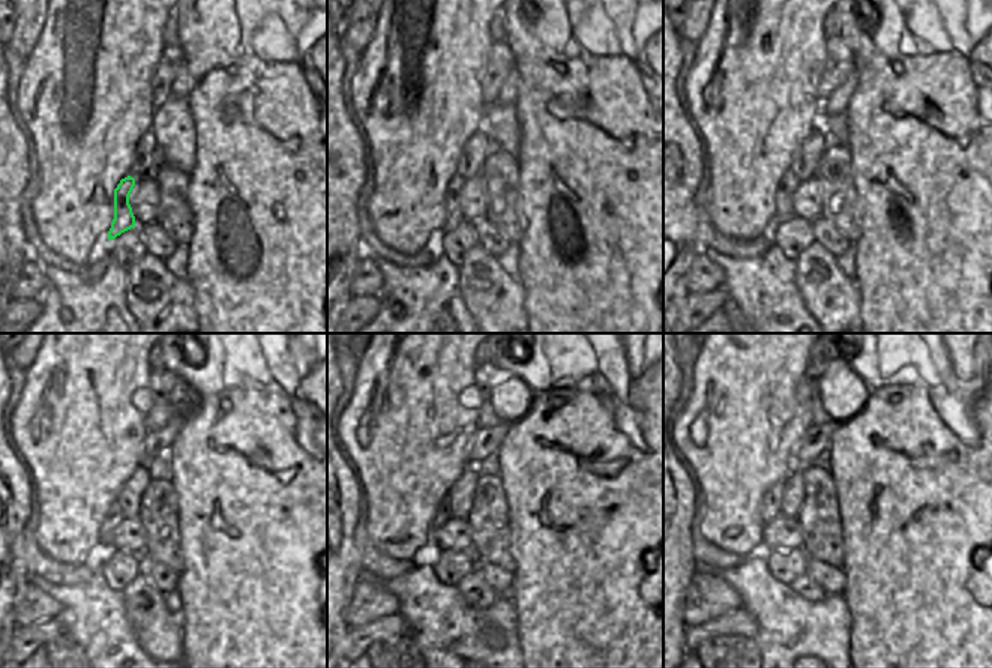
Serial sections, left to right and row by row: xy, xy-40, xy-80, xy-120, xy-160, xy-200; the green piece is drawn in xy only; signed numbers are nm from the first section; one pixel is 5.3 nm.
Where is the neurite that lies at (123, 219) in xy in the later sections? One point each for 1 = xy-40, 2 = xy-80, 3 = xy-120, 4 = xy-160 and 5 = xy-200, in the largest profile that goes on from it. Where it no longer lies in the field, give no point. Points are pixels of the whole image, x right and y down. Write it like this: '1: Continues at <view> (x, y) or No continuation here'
1: Continues at xy-40 (455, 185)
2: Continues at xy-80 (784, 197)
3: Continues at xy-120 (114, 515)
4: Continues at xy-160 (443, 515)
5: Continues at xy-200 (770, 506).

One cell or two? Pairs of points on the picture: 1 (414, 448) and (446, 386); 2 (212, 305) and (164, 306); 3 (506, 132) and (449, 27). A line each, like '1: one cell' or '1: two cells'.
1: one cell
2: two cells
3: two cells

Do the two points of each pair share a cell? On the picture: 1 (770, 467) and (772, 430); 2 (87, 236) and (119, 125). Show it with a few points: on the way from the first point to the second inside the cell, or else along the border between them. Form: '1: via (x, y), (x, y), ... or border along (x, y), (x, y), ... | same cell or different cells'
1: via (770, 458), (770, 439) | same cell
2: via (83, 209), (83, 164), (95, 152) | same cell

